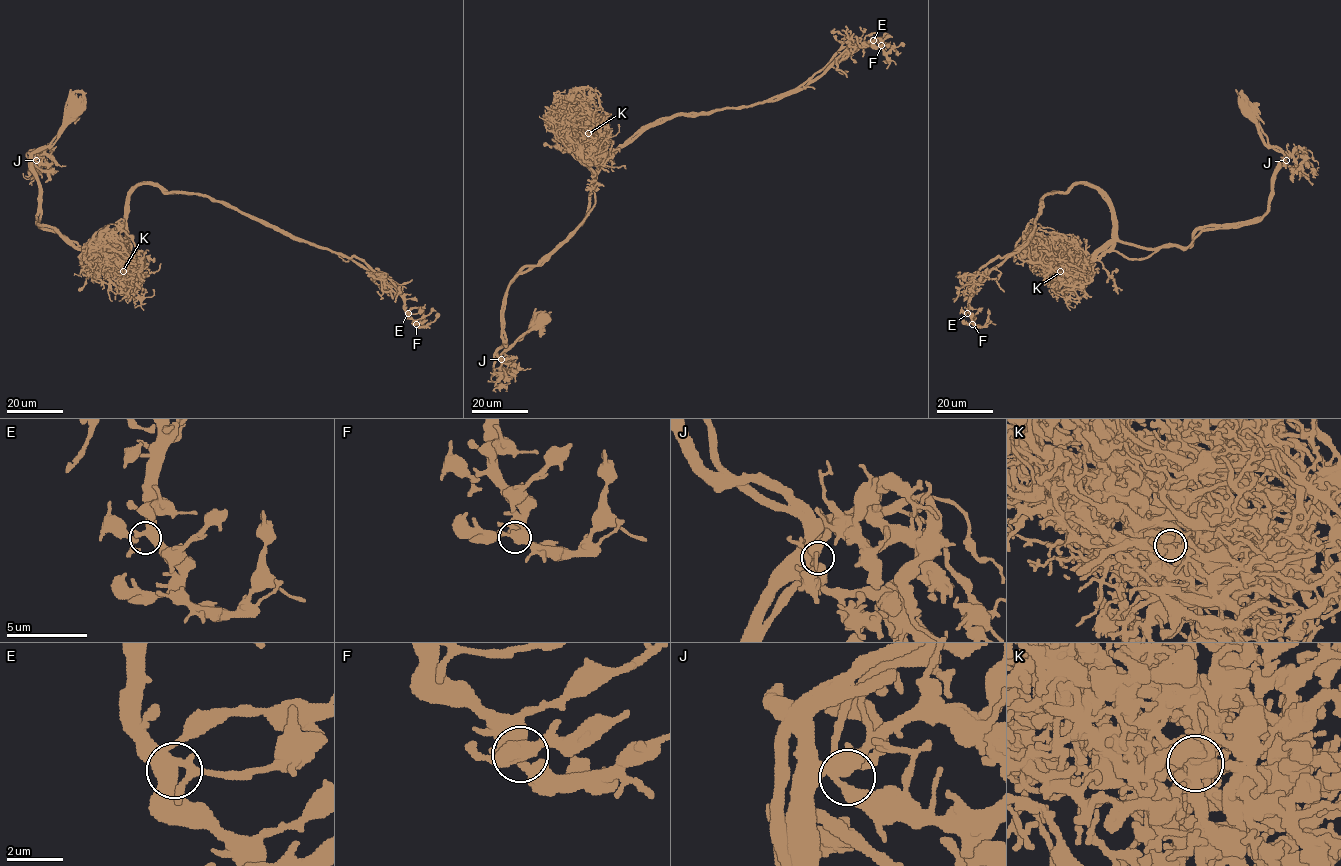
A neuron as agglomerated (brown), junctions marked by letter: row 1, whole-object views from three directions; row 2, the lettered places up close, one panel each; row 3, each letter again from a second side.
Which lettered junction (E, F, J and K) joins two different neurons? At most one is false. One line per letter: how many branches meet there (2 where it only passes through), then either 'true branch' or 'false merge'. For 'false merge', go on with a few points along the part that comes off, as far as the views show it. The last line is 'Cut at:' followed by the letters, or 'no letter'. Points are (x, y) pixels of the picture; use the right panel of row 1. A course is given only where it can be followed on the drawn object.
E: 4 branches meet; true branch
F: 5 branches meet; true branch
J: 4 branches meet; true branch
K: 7 branches meet; false merge; foreign part runs (1060, 271), (1113, 237), (1088, 183), (1040, 200), (1026, 243), (974, 287), (979, 327), (970, 313)
Cut at: K

